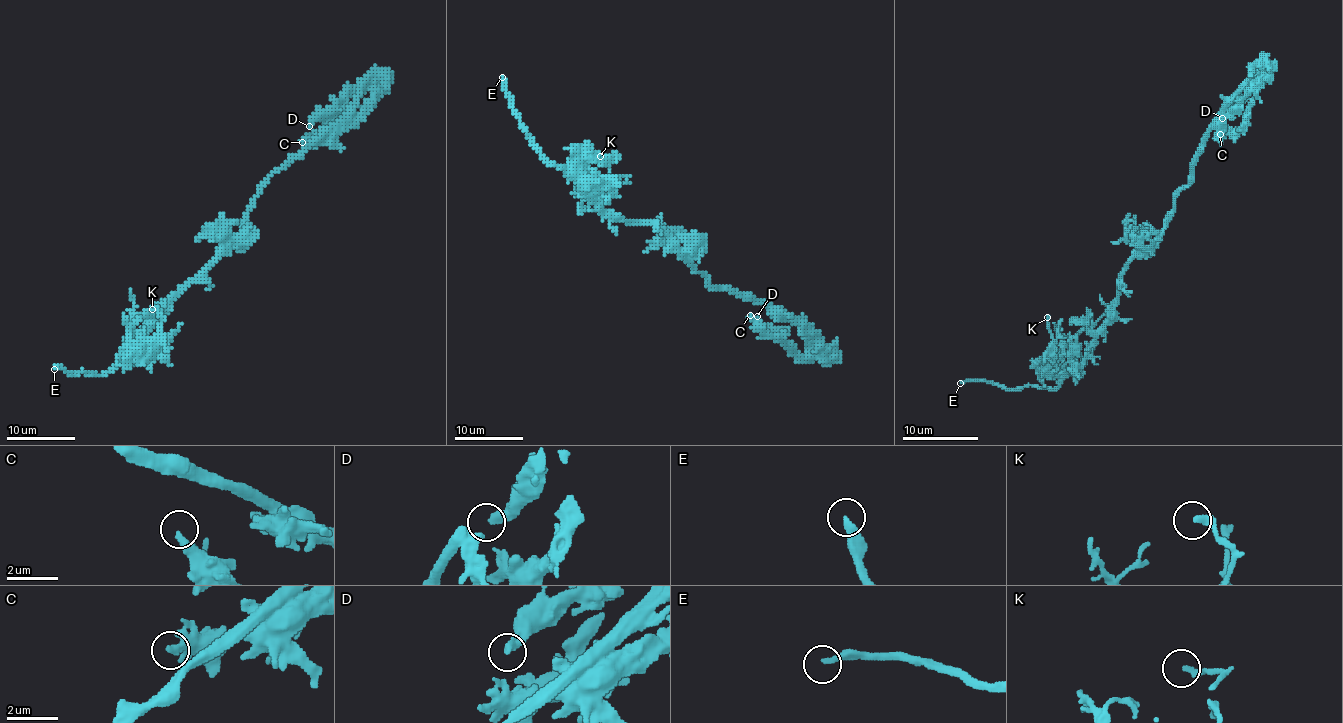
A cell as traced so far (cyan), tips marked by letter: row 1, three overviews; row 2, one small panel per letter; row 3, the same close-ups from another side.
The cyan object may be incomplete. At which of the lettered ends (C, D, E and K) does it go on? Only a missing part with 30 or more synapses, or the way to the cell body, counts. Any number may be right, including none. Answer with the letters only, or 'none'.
E

